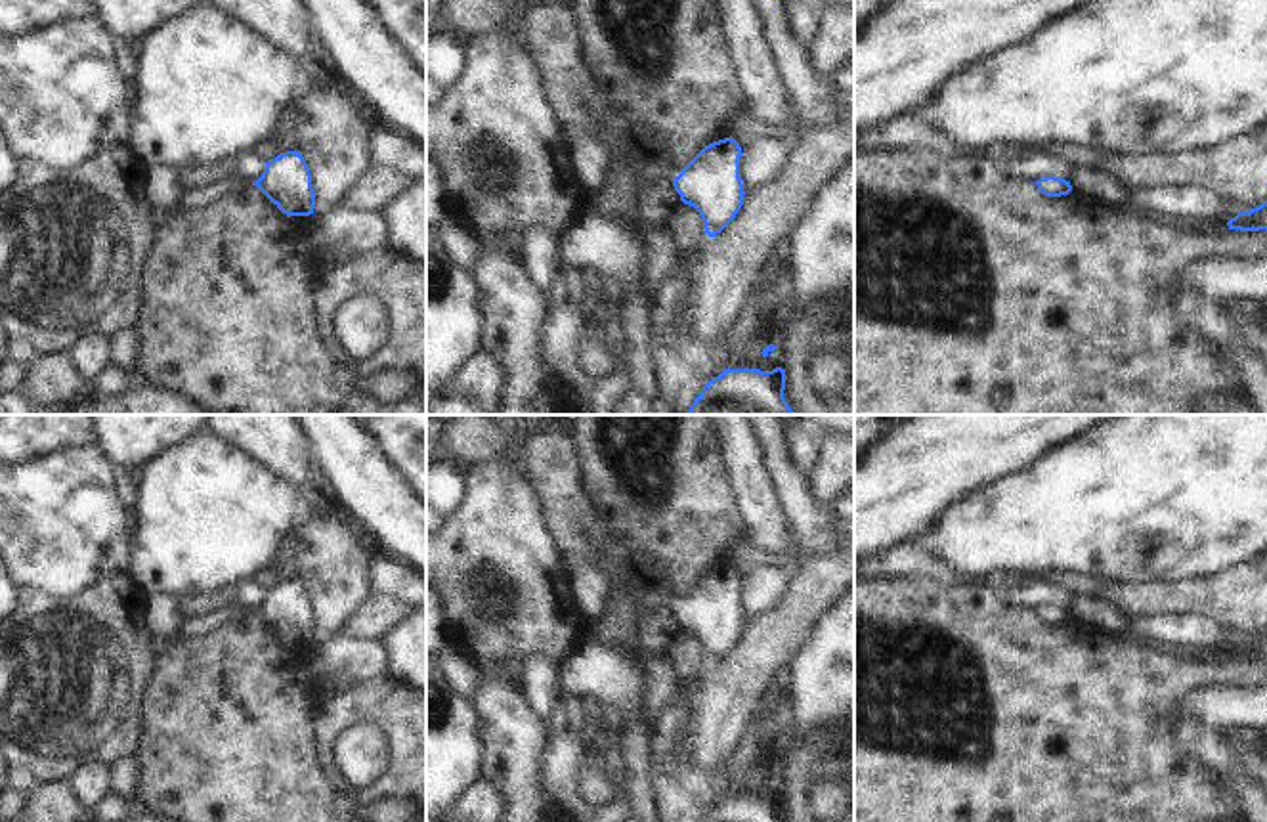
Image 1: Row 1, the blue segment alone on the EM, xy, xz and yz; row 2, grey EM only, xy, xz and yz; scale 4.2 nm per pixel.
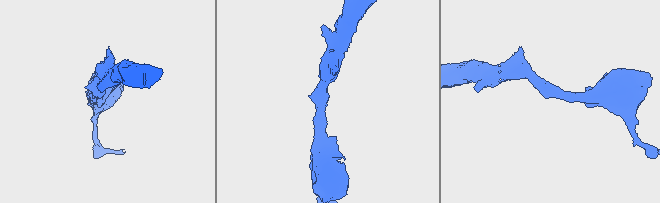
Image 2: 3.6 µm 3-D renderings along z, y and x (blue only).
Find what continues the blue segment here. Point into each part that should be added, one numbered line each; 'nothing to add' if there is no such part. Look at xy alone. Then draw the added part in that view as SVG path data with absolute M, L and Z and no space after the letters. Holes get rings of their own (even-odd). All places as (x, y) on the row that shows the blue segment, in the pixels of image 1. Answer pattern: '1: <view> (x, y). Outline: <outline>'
nothing to add

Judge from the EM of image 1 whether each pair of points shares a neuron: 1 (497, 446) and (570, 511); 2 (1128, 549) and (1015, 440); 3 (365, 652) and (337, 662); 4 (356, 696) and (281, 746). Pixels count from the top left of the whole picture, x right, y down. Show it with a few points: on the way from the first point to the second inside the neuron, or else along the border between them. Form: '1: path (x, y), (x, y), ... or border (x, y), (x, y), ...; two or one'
1: path (518, 450), (560, 490); one
2: border (1074, 436), (1050, 448), (1017, 473), (996, 480); two
3: path (358, 660), (344, 660); one
4: border (314, 721), (316, 725); two

